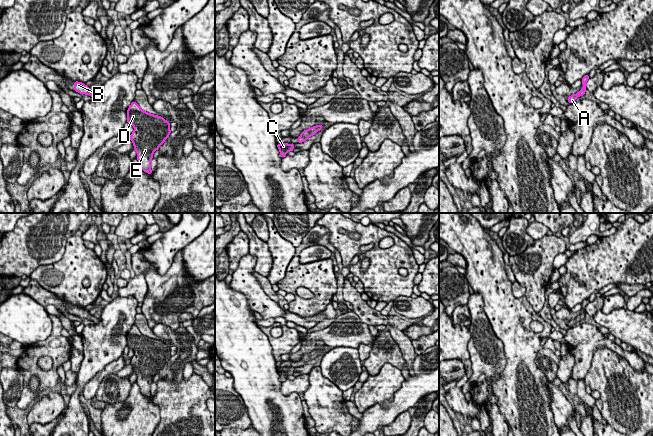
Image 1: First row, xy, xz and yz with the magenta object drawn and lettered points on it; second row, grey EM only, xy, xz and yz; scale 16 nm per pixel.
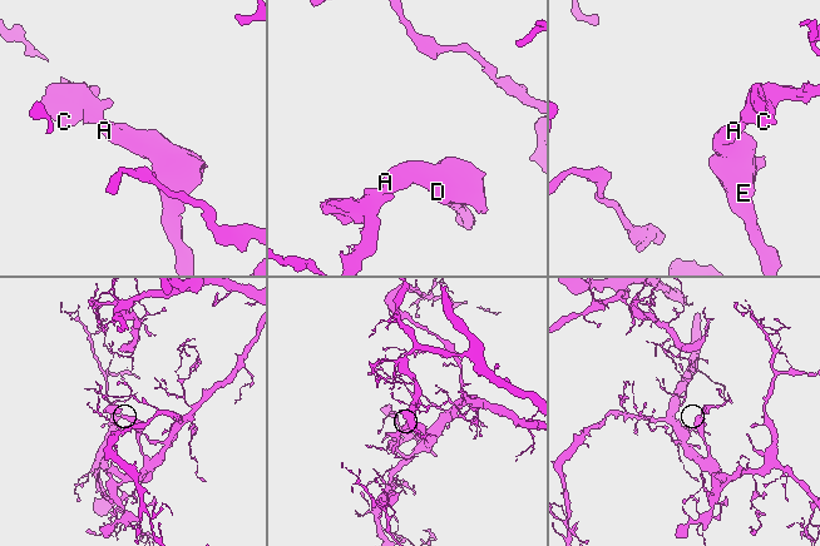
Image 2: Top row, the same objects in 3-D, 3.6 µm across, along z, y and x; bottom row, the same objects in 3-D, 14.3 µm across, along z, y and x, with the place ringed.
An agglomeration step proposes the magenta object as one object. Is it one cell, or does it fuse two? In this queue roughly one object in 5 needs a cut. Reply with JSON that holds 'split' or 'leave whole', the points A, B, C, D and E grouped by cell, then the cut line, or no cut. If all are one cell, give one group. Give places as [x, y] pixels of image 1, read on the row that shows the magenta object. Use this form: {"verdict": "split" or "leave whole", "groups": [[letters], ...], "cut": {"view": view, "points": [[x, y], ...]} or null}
{"verdict": "leave whole", "groups": [["A", "B", "C", "D", "E"]], "cut": null}

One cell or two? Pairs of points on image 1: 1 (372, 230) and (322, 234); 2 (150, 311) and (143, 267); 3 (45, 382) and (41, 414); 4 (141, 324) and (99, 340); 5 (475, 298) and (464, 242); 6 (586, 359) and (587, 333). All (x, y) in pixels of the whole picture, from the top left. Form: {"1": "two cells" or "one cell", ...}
{"1": "two cells", "2": "one cell", "3": "two cells", "4": "two cells", "5": "two cells", "6": "one cell"}

